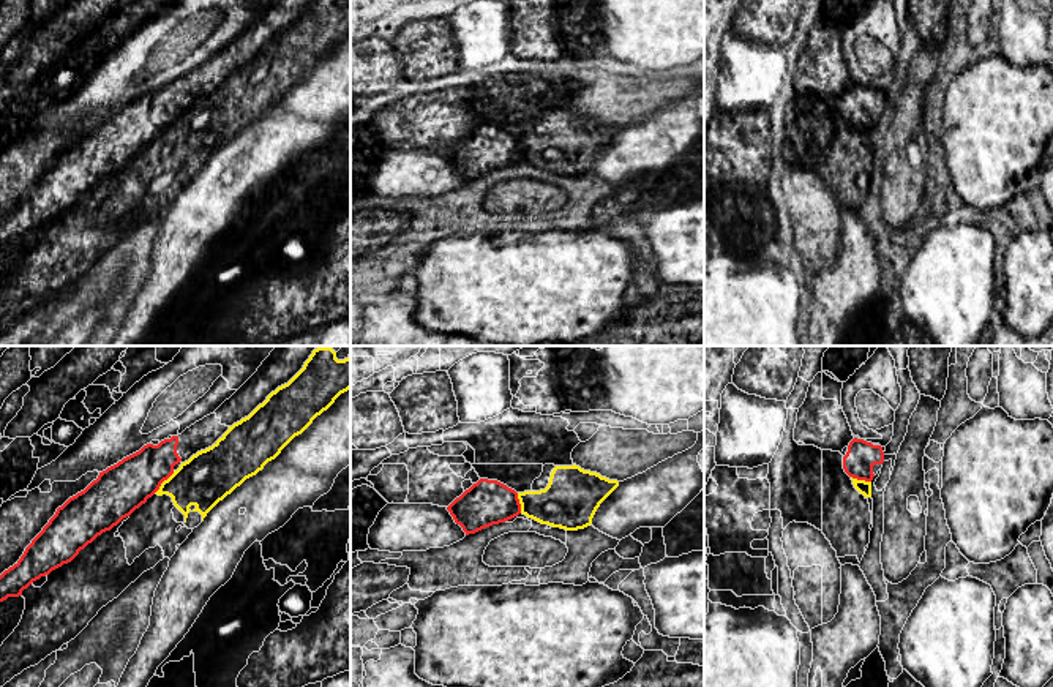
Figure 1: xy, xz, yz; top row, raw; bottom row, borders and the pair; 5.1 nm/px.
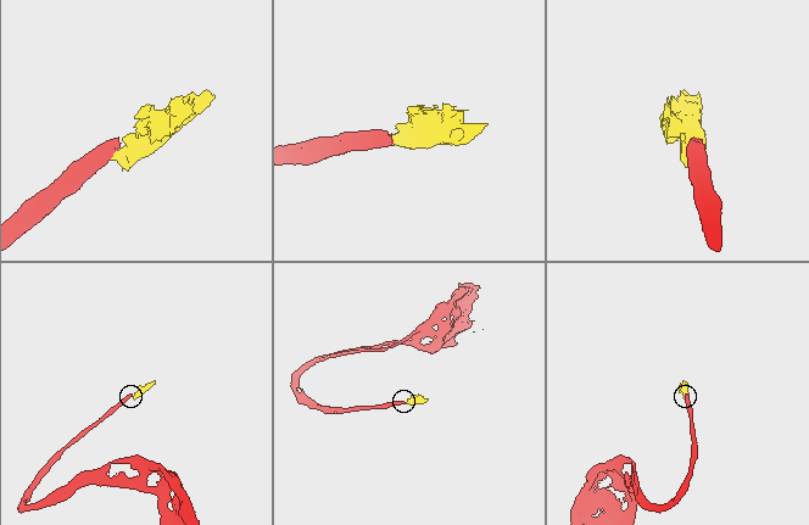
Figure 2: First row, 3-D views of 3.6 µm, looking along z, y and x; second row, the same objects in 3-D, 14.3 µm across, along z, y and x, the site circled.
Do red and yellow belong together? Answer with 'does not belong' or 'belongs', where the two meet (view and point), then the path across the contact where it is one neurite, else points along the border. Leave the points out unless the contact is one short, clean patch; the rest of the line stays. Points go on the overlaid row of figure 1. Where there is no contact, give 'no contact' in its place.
does not belong; contact xy (163, 480); border xy (174, 471), (153, 493)

